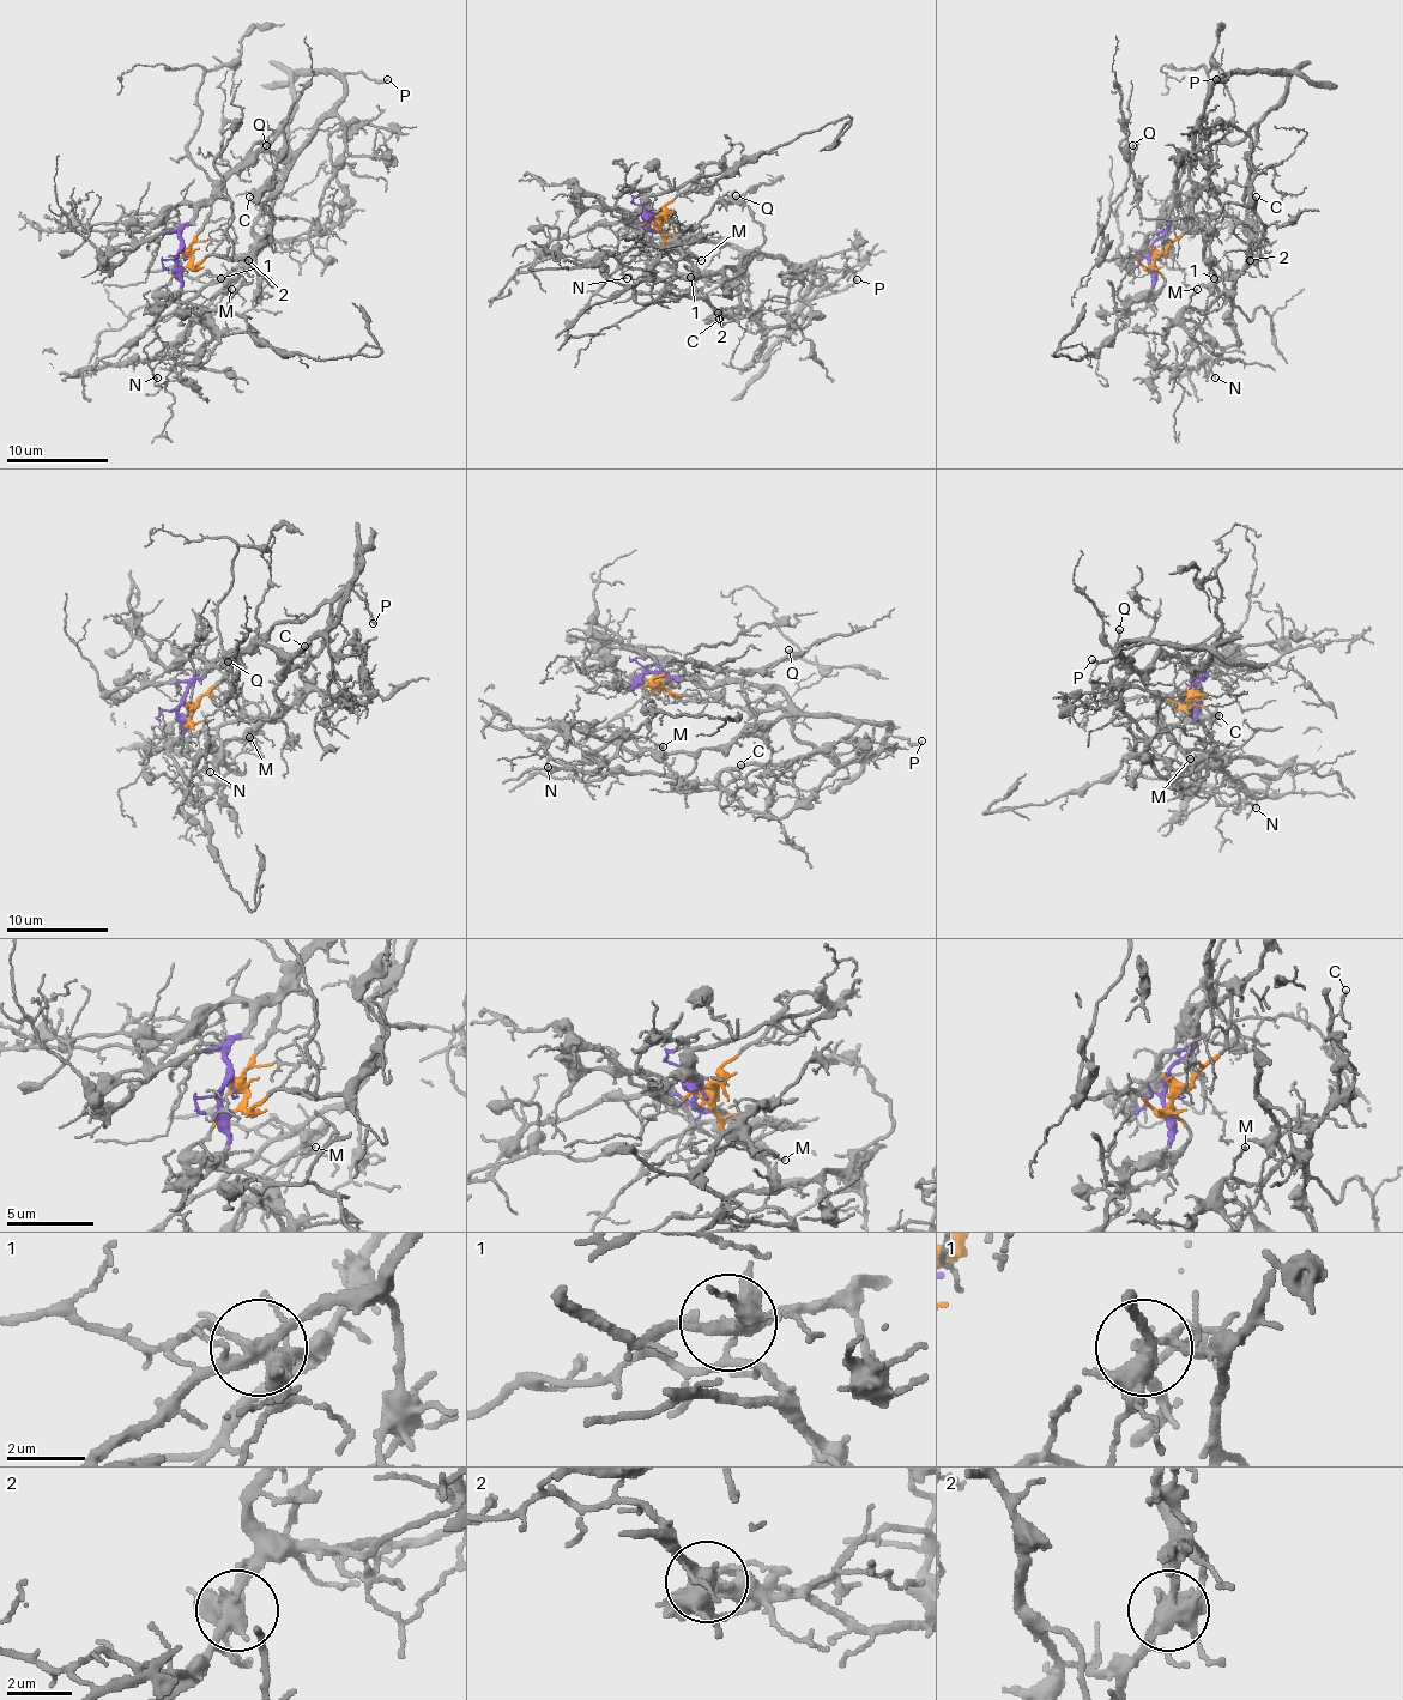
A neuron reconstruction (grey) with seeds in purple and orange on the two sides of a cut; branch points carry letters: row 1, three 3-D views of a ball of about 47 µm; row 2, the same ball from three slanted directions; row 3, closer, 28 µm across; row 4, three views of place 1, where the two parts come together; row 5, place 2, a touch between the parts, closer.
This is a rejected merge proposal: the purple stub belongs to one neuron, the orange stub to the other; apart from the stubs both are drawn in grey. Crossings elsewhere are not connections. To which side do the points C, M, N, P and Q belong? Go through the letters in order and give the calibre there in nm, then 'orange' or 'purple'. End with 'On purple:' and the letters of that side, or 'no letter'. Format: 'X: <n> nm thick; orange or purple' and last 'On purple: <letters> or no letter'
C: 80 nm thick; orange
M: 90 nm thick; purple
N: 120 nm thick; orange
P: 150 nm thick; purple
Q: 150 nm thick; purple
On purple: M, P, Q

